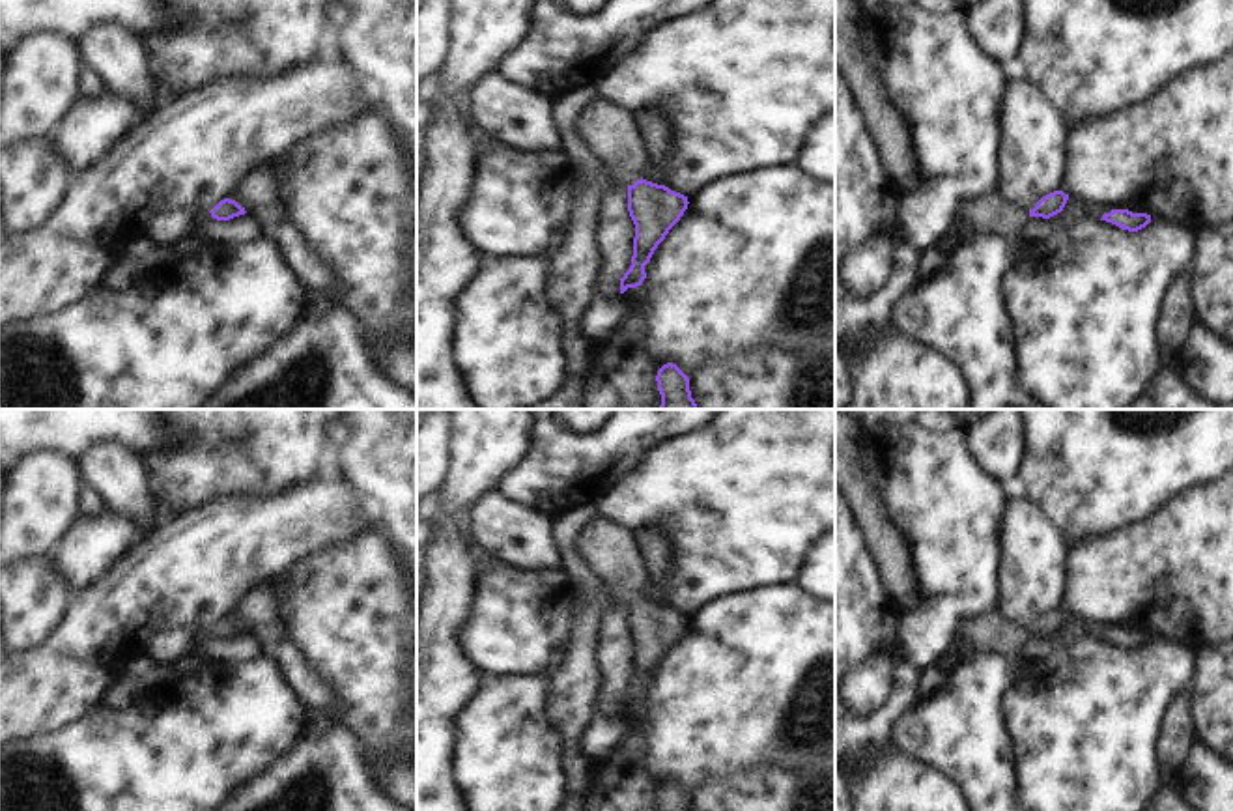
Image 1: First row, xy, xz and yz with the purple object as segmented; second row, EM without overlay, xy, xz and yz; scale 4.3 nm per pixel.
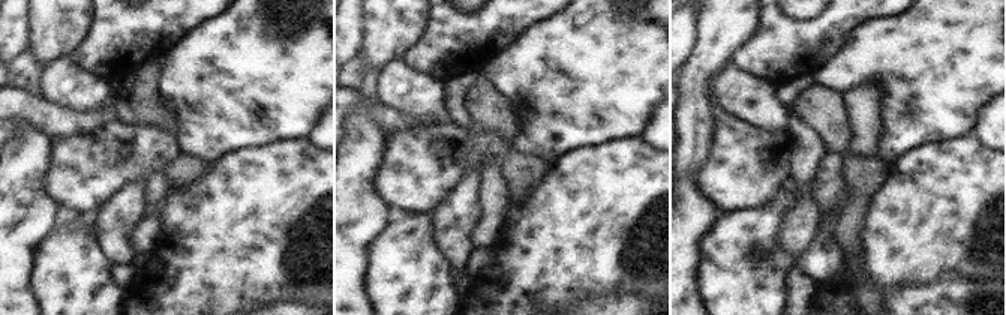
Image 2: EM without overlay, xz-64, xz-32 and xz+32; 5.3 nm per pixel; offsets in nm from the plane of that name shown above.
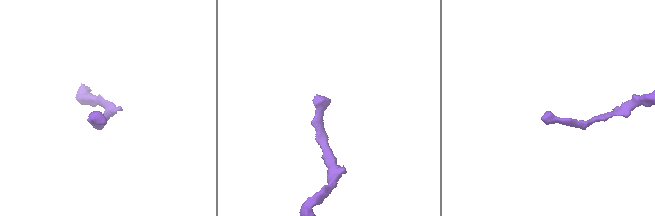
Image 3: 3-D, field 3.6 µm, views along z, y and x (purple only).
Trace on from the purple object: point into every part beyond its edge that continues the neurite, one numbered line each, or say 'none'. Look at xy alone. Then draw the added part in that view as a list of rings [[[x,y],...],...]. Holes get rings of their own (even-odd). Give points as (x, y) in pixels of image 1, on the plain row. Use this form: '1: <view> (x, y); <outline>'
none

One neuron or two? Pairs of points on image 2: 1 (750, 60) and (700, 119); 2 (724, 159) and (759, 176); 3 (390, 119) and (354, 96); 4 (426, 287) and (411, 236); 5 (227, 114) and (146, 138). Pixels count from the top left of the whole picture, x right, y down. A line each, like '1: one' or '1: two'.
1: two
2: one
3: one
4: one
5: two

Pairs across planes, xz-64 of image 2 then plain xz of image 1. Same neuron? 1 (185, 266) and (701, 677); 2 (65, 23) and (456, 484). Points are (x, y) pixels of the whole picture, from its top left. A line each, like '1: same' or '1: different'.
1: same
2: same

